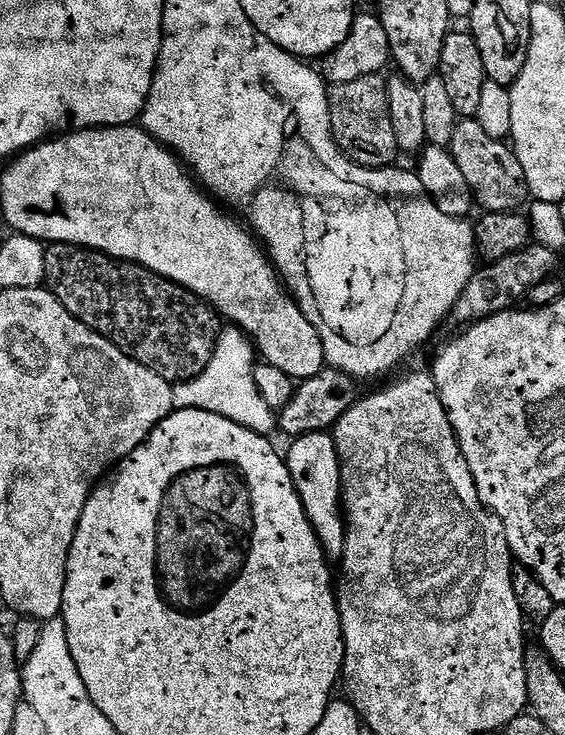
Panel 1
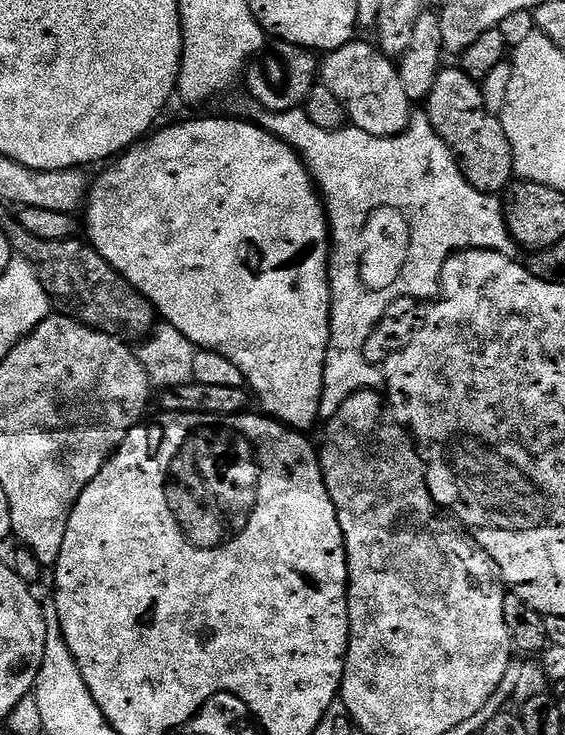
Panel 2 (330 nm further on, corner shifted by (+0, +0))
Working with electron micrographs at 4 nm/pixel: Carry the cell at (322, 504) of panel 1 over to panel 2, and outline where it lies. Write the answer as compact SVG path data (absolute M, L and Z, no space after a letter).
M188 120L169 128L153 131L147 138L115 157L100 177L93 179L86 201L88 236L96 253L120 276L131 282L167 323L173 324L197 349L217 352L238 366L247 387L260 395L260 404L269 417L293 430L309 430L321 419L320 403L324 390L324 367L328 346L334 339L332 310L334 293L328 279L330 263L330 229L328 213L317 185L308 173L296 149L279 140L255 122L244 120Z

